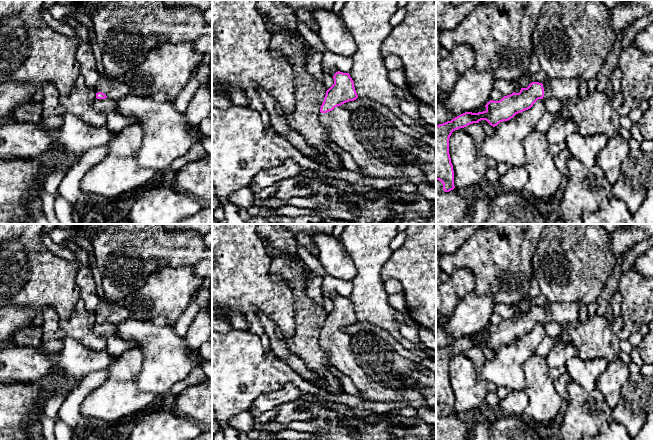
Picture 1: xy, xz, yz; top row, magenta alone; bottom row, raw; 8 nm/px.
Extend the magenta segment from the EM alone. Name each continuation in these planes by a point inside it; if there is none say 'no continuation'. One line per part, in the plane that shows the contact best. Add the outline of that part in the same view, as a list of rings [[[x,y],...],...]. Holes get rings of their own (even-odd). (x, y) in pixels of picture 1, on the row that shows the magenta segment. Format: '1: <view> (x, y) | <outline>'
1: xz (337, 122) | [[[337,106],[327,113],[320,112],[319,121],[327,129],[332,142],[352,155],[356,164],[363,170],[363,175],[371,178],[406,178],[416,186],[421,183],[429,184],[425,174],[416,166],[398,168],[370,155],[356,137],[351,117],[351,111]]]

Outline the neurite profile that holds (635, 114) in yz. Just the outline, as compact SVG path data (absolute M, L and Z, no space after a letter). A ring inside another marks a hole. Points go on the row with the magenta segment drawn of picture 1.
M637 107L637 108L632 109L629 112L628 117L631 119L633 123L638 123L642 115L643 115L643 111Z

